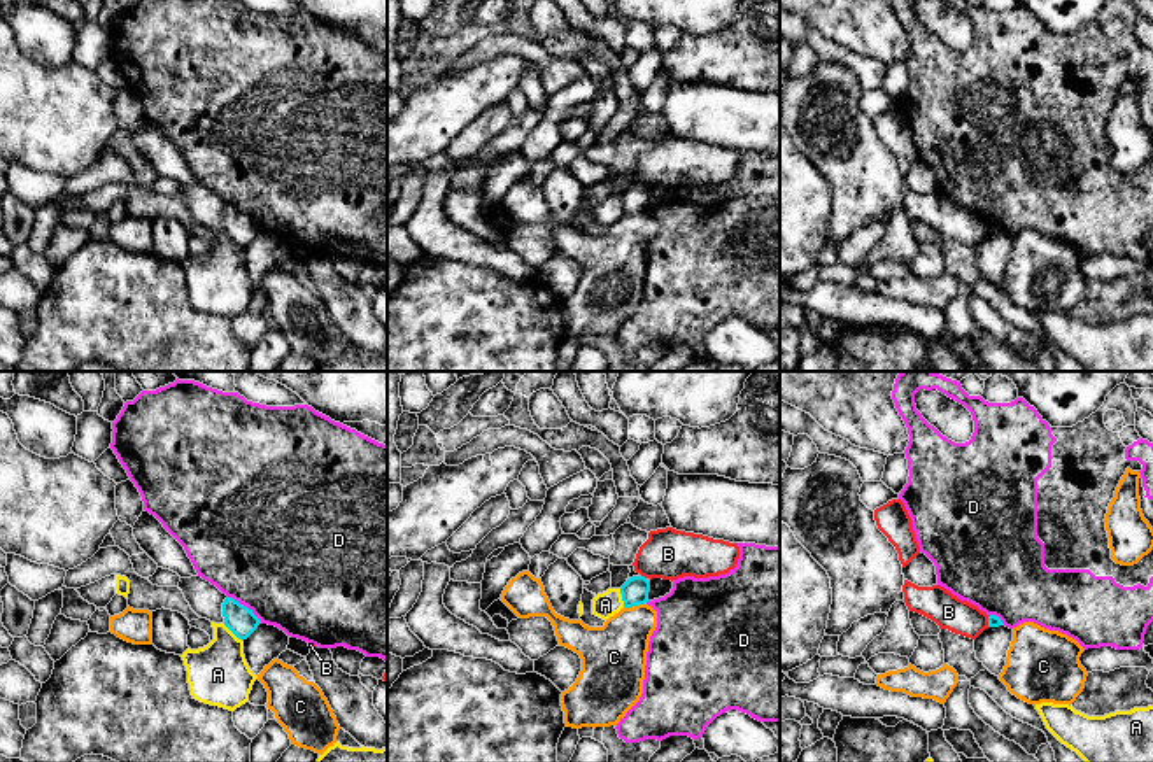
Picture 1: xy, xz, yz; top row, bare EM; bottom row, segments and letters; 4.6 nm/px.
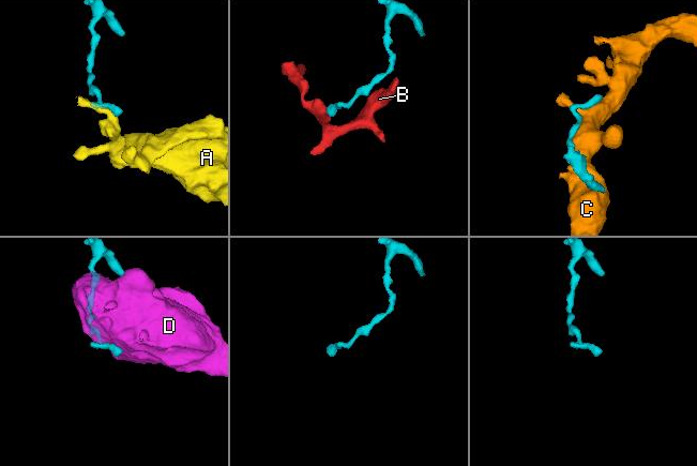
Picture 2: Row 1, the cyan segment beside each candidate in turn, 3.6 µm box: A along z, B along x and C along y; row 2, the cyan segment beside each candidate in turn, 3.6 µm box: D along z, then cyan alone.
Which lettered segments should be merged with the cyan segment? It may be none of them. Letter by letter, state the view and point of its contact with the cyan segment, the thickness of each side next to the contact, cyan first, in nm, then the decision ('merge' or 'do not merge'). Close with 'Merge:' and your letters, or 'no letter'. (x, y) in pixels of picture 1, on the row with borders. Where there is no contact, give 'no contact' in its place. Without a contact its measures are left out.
A: xy (233, 633) | 140/280 nm | do not merge
B: xz (643, 577) | 120/240 nm | do not merge
C: xz (635, 605) | 120/280 nm | do not merge
D: xy (246, 606) | 140/500 nm | do not merge
Merge: no letter

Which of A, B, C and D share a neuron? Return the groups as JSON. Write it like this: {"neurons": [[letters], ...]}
{"neurons": [["A"], ["B"], ["C"], ["D"]]}

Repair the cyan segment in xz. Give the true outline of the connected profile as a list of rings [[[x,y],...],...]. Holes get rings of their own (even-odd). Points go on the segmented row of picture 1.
[[[633,576],[622,587],[624,608],[648,603],[650,582],[645,576]]]

